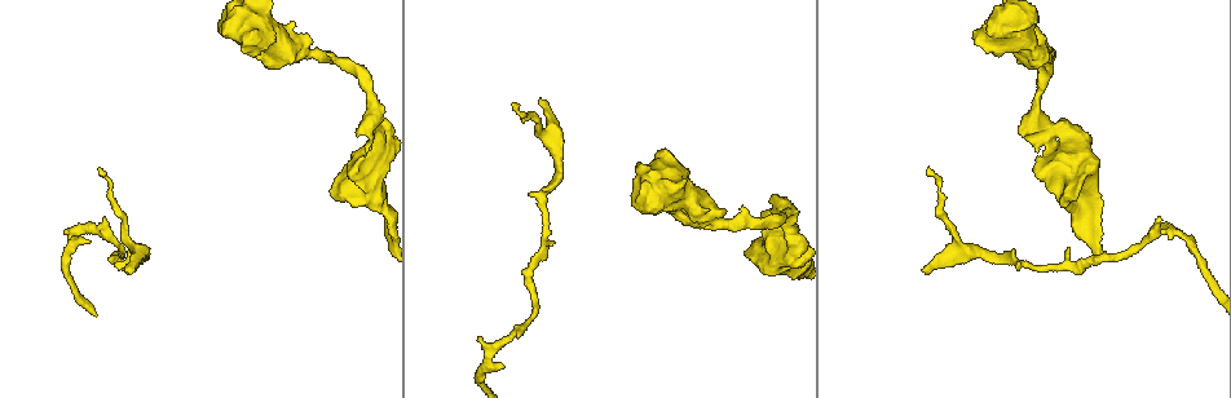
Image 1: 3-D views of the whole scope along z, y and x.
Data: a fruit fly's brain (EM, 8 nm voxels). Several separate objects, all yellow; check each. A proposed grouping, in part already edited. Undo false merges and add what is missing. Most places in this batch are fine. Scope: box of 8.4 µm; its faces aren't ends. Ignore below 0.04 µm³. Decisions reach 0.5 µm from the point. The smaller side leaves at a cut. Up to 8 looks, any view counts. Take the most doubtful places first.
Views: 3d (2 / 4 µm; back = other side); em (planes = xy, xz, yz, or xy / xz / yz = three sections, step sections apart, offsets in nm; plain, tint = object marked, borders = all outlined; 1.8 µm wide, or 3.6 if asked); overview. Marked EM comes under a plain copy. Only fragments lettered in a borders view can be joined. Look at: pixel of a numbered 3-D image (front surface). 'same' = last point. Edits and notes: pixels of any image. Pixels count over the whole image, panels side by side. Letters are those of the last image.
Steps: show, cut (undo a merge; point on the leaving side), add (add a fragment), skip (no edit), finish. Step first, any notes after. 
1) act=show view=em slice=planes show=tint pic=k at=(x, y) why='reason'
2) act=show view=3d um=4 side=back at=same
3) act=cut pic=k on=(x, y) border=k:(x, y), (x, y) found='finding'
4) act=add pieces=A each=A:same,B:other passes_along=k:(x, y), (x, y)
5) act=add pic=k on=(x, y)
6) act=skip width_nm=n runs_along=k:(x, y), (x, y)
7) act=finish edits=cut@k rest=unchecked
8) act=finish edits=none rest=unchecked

act=show view=em slice=planes show=borders pic=1 at=(540, 98) why='branch stops here'

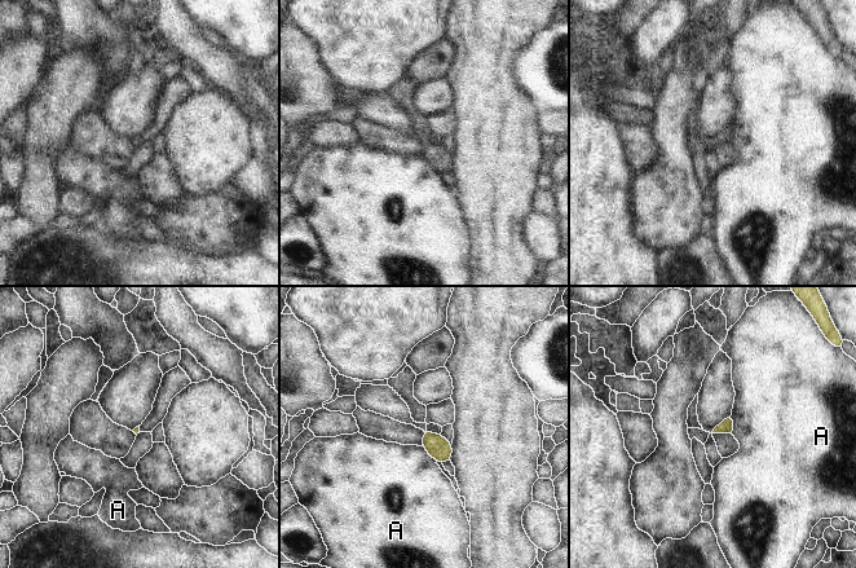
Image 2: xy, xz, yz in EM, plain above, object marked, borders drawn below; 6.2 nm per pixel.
act=skip each=A:other border=2:(731, 414), (733, 418), (732, 432) found='no lettered fragment goes on from it'

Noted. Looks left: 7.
act=show view=3d um=2 pic=1 at=(974, 30) why='an open end'

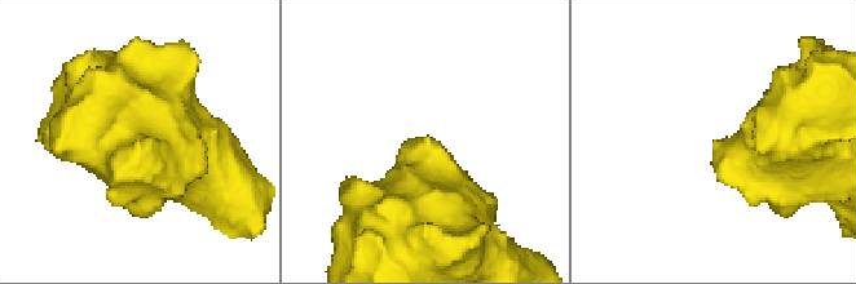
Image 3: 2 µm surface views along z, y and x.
act=show view=em slice=planes show=tint pic=3 at=(424, 142) why='now the EM'

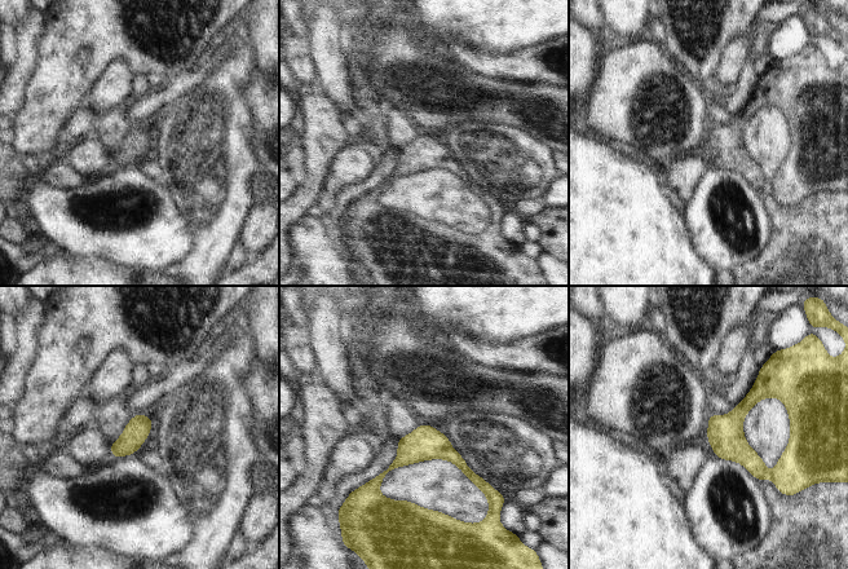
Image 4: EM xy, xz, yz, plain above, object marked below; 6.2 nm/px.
act=show view=em slice=planes show=borders at=same why='what lies round it'

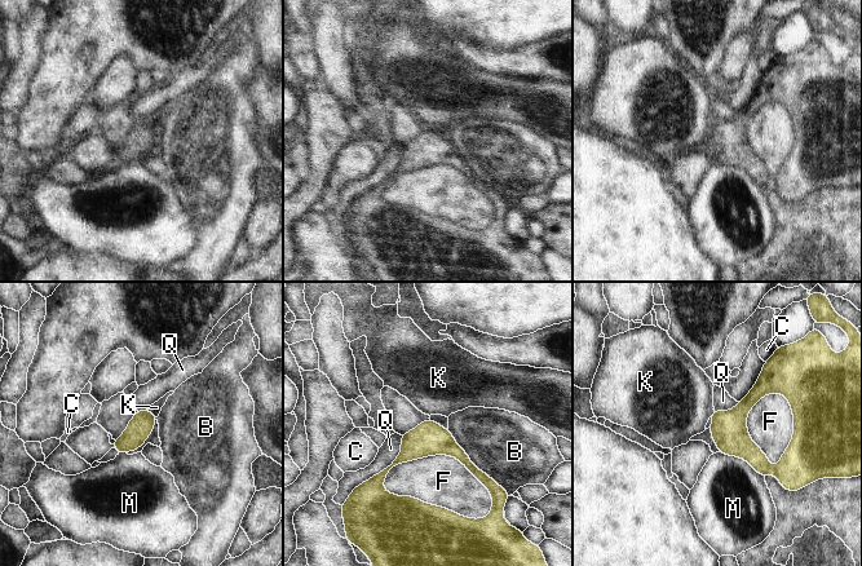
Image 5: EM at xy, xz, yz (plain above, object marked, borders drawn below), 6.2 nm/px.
act=skip each=B:other,C:other,F:other,K:other,M:other,Q:other found='none of them fits'

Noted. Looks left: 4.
act=show view=em slice=yz step=16 show=tint pic=1 at=(1021, 133)

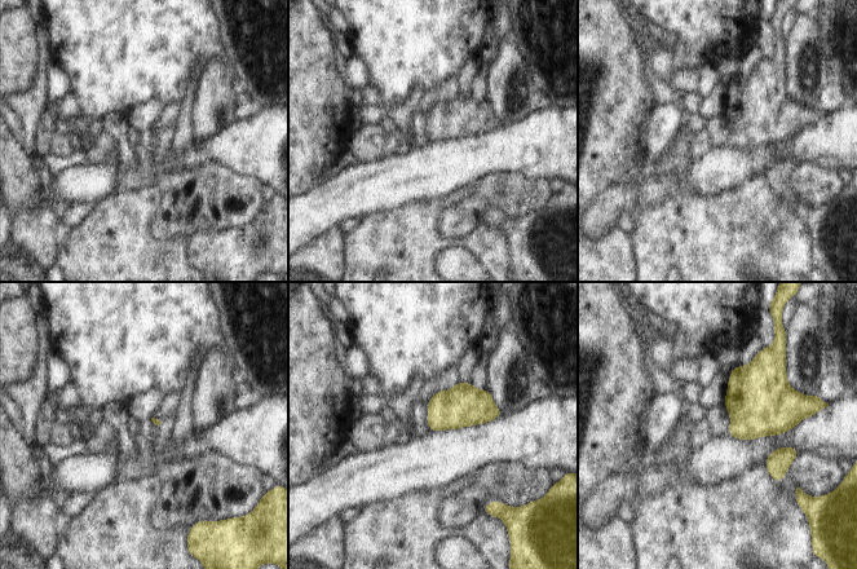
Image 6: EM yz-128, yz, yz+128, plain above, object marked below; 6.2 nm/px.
act=show view=em slice=planes show=borders at=same why='another direction'

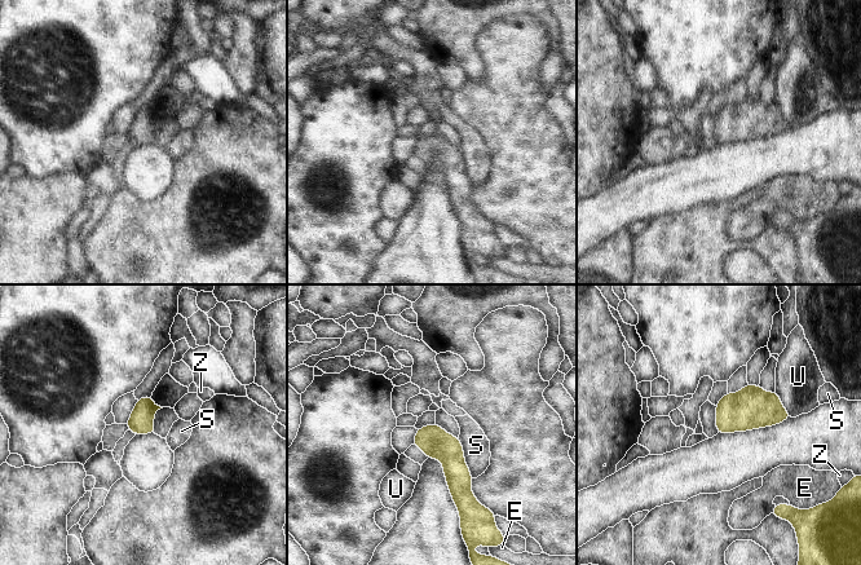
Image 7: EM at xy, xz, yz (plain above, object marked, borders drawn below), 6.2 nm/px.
act=skip width_nm=160 longest_contact=S:280nm each=E:other,S:other,U:other,Z:other found='no lettered fragment goes on from it'

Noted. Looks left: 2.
act=finish edits=none rest=unchecked

